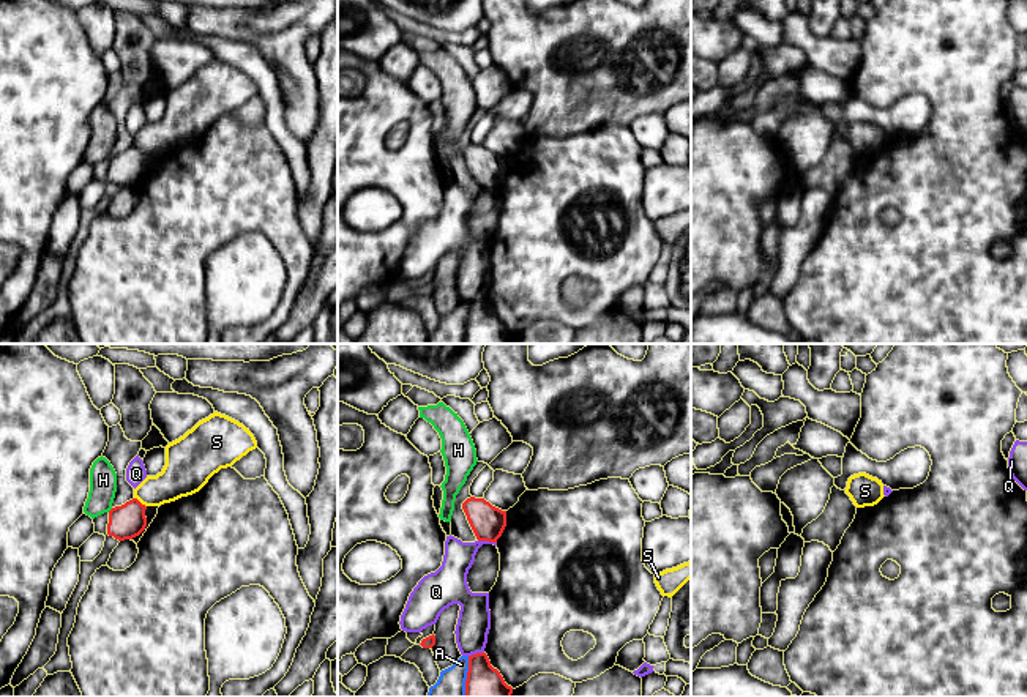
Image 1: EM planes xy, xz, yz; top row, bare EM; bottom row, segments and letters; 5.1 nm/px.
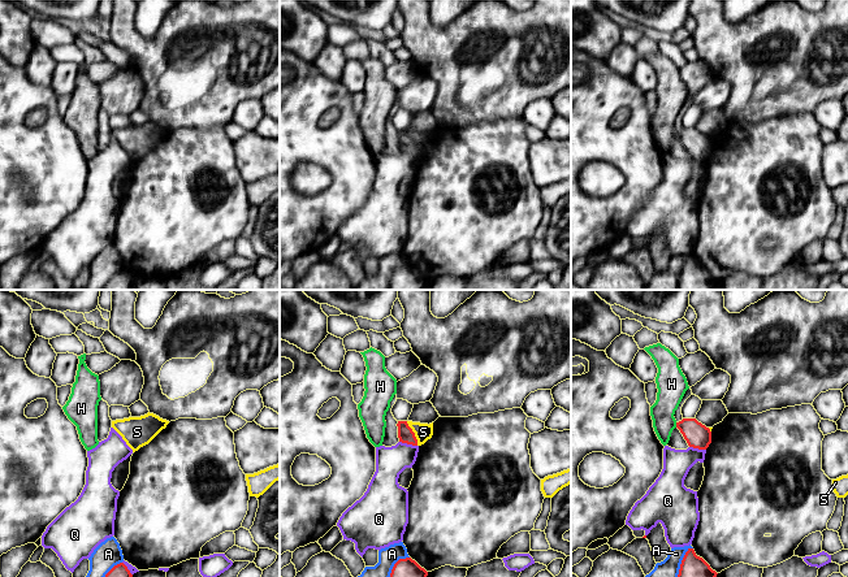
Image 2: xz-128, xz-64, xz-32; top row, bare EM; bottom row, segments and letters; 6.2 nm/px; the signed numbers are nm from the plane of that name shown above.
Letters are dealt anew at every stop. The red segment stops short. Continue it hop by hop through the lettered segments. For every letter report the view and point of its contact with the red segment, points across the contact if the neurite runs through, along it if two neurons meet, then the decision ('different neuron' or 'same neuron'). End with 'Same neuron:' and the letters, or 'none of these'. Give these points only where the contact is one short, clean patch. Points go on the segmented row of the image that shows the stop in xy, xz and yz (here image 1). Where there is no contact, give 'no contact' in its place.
A: contact xz (467, 677); different neuron
H: contact xy (111, 510); different neuron
Q: contact xz (488, 540); different neuron
S: contact xy (139, 502); border xy (134, 497), (145, 506); different neuron
Same neuron: none of these

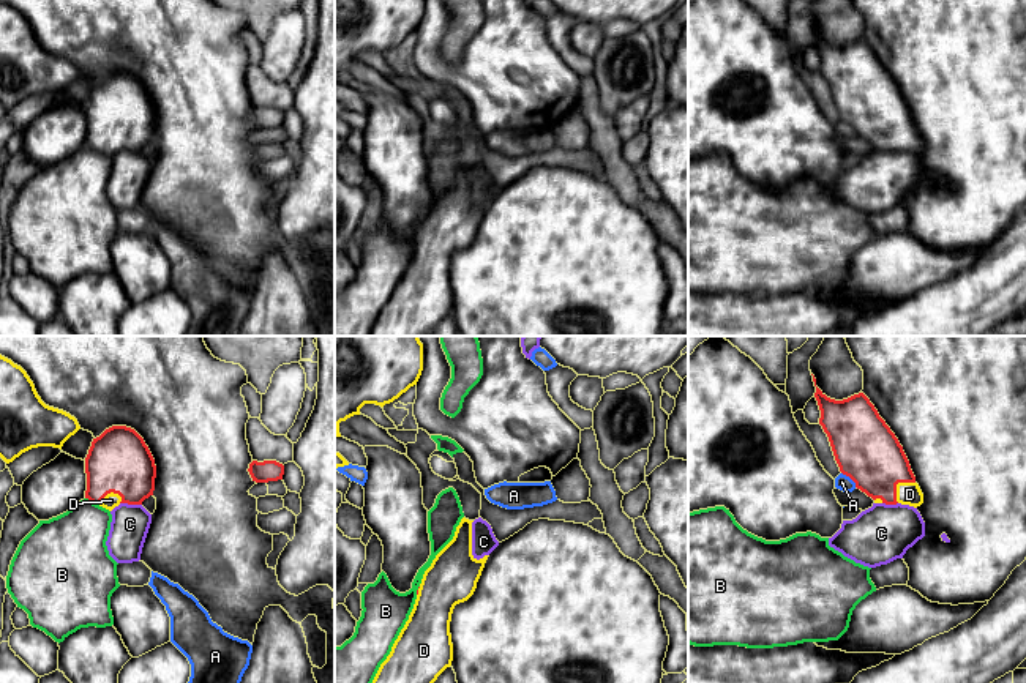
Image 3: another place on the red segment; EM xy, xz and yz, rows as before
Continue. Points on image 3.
A: contact yz (850, 477); border yz (842, 472), (856, 486); different neuron
B: contact xy (92, 500); different neuron
C: contact xy (131, 503); different neuron
D: contact yz (897, 483); same neuron
Same neuron: D

